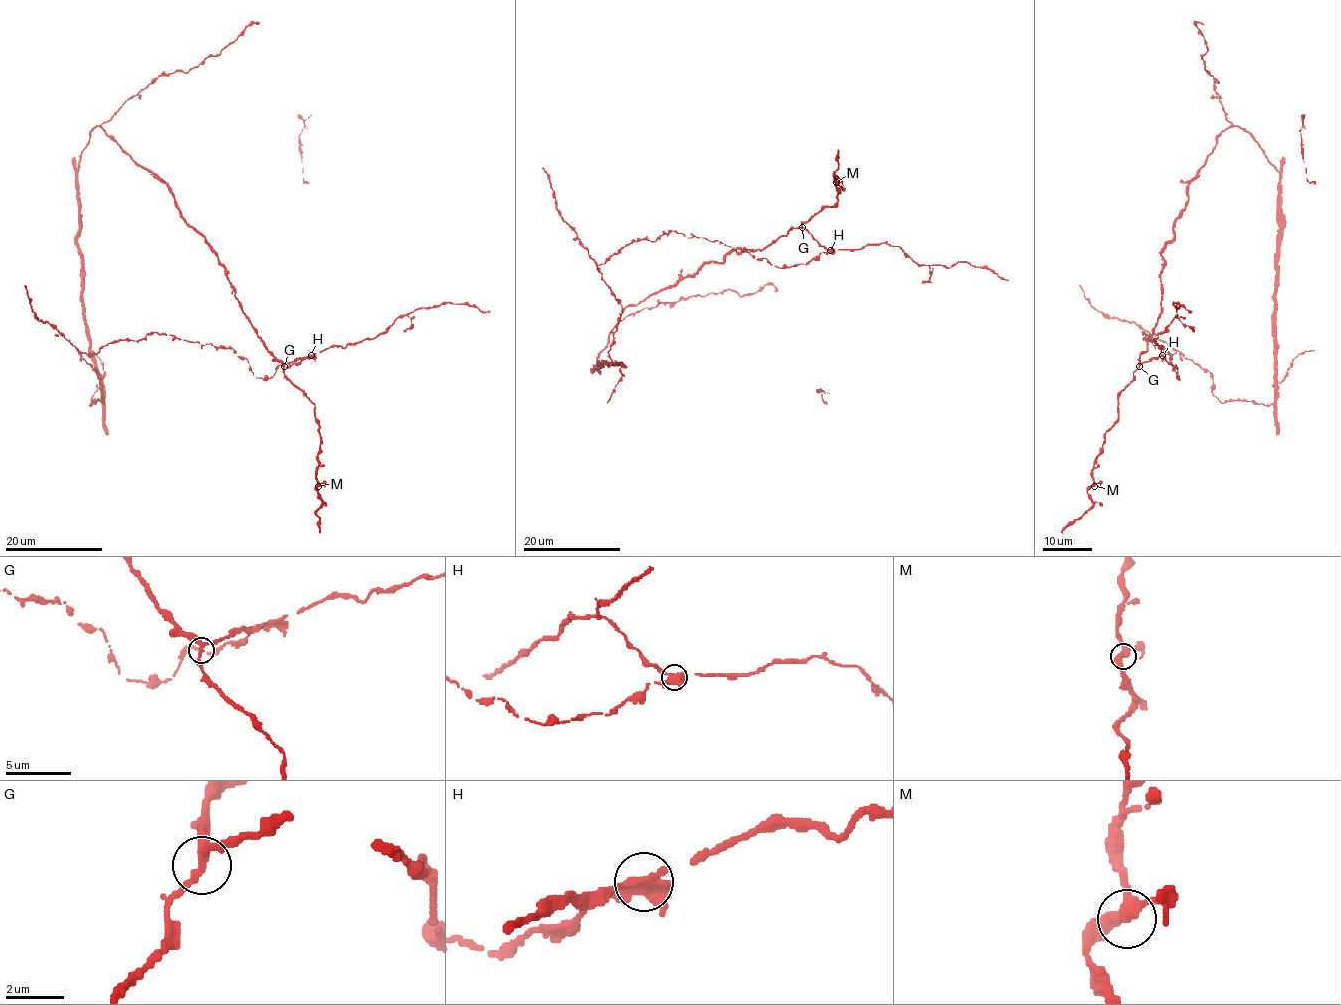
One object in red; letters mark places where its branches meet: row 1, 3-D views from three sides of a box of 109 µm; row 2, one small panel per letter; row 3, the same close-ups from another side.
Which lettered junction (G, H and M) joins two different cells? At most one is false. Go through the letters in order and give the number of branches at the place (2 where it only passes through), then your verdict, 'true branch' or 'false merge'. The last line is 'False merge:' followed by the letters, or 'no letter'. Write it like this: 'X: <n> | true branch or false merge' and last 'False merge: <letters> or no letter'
G: 3 | true branch
H: 3 | false merge
M: 3 | true branch
False merge: H

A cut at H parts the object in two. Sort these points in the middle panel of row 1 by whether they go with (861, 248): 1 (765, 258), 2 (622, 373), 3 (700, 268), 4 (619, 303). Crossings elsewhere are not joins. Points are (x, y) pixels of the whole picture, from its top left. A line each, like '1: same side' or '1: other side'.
1: other side
2: other side
3: same side
4: other side

